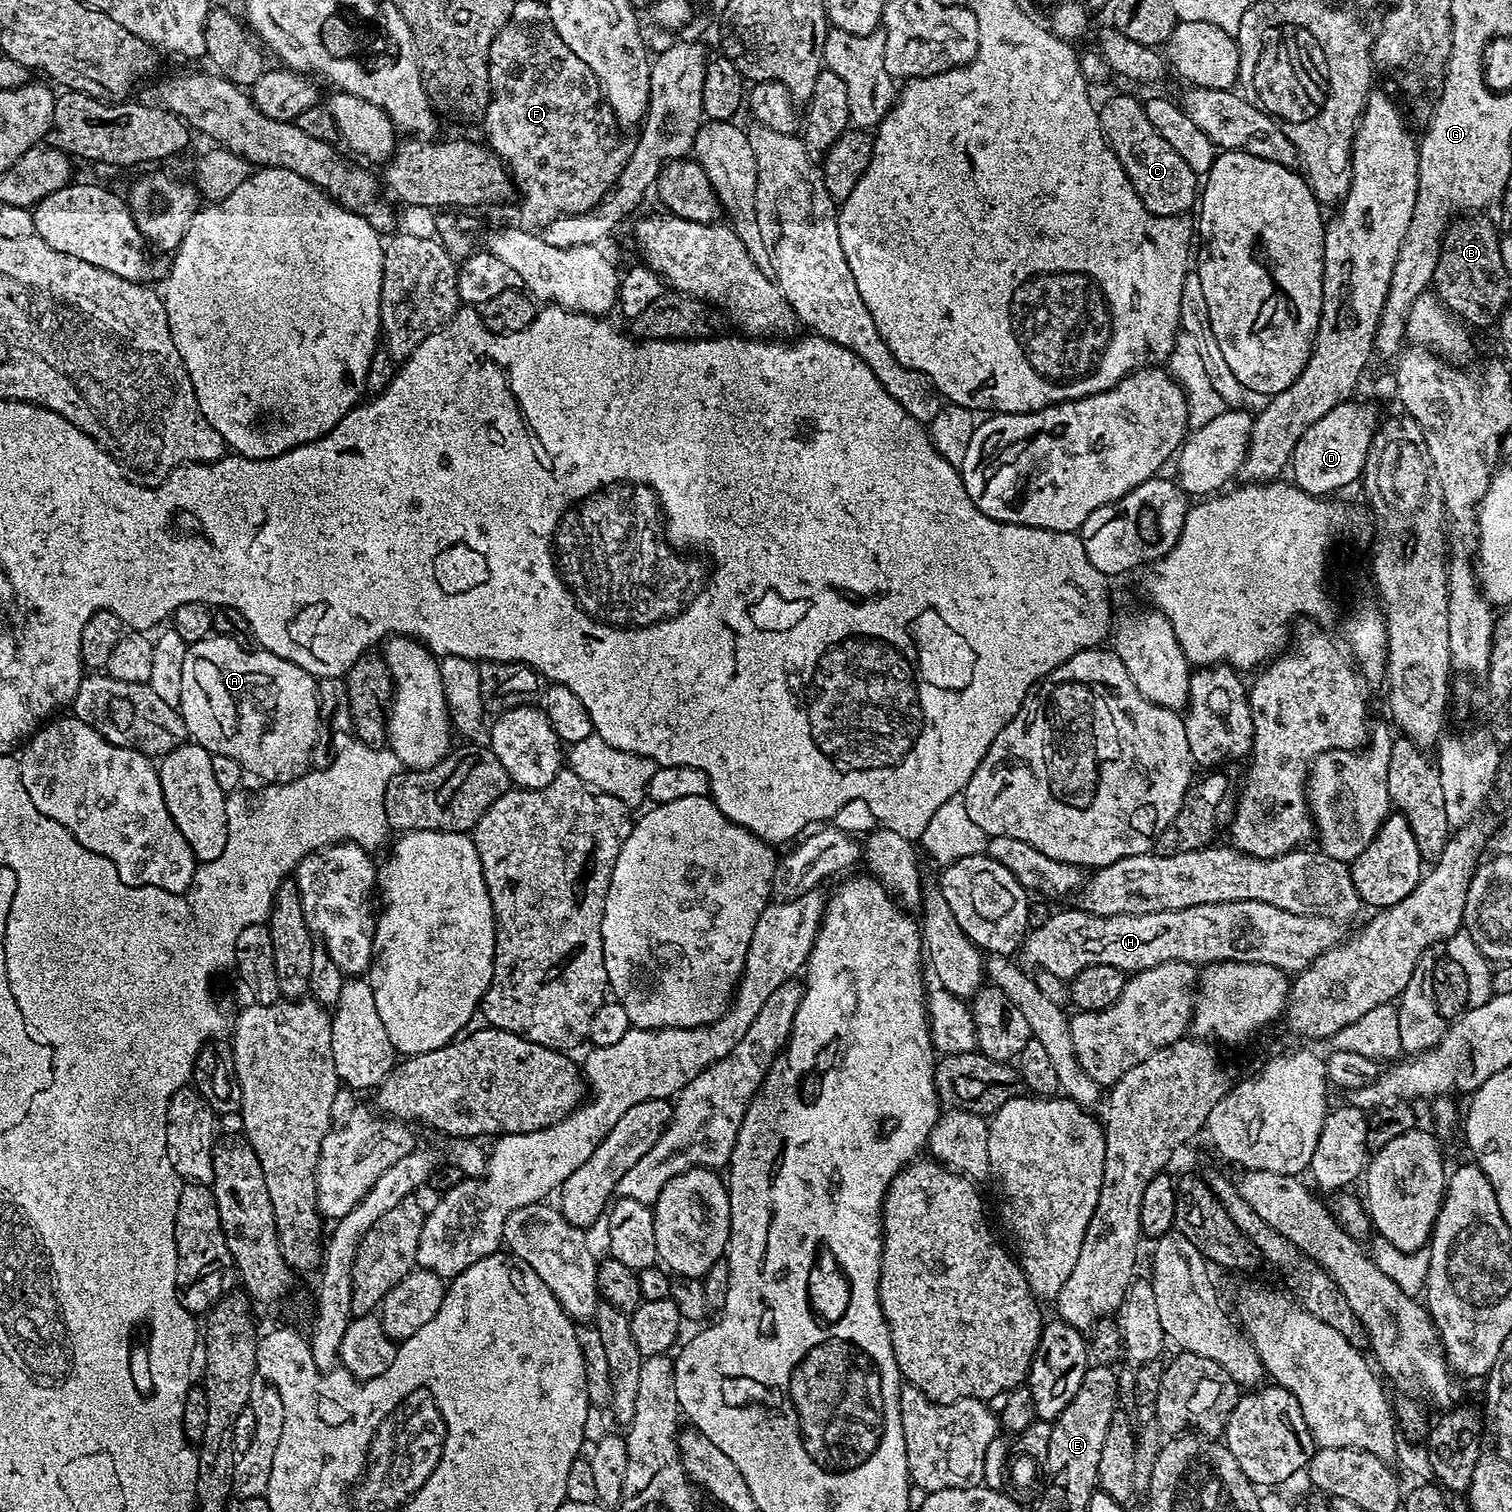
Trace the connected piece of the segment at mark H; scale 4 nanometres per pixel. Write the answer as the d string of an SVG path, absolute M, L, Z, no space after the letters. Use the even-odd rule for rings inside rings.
M1235 900L1234 902L1214 902L1202 906L1190 906L1182 910L1166 910L1150 914L1118 914L1117 916L1095 916L1089 912L1056 912L1049 920L1033 927L1024 937L1022 957L1025 965L1033 964L1033 969L1050 971L1058 978L1071 981L1082 969L1095 964L1114 966L1125 974L1135 974L1165 964L1171 960L1181 960L1187 964L1207 966L1221 964L1224 960L1246 962L1247 964L1269 964L1282 968L1289 974L1299 974L1313 960L1341 943L1341 925L1330 918L1290 914L1290 910L1278 910L1270 902Z

